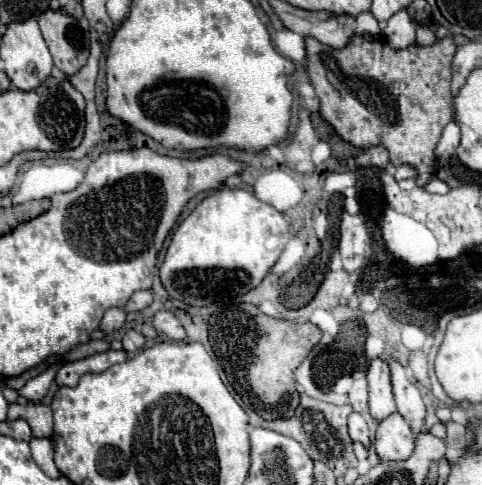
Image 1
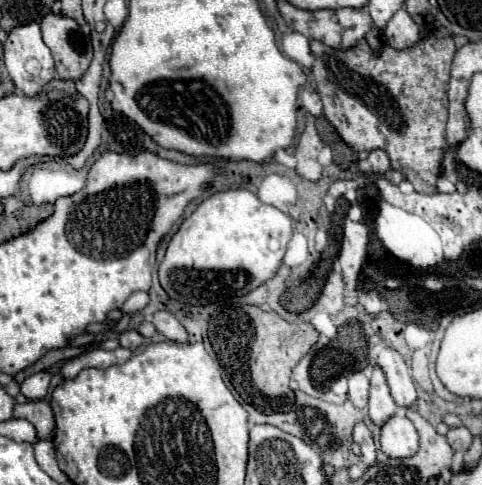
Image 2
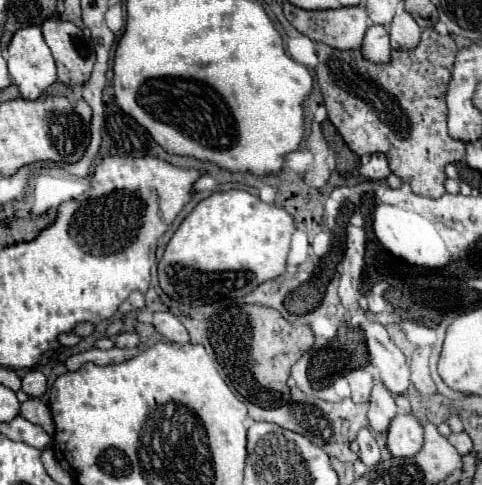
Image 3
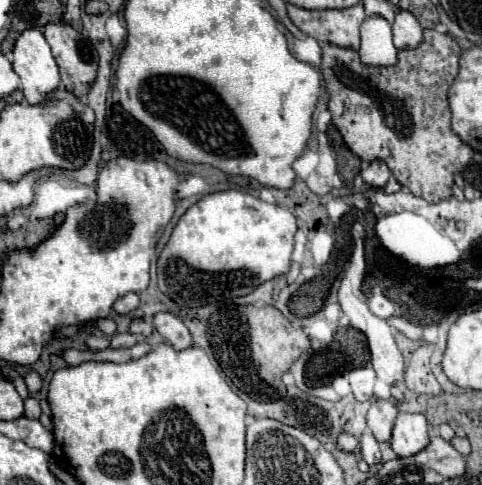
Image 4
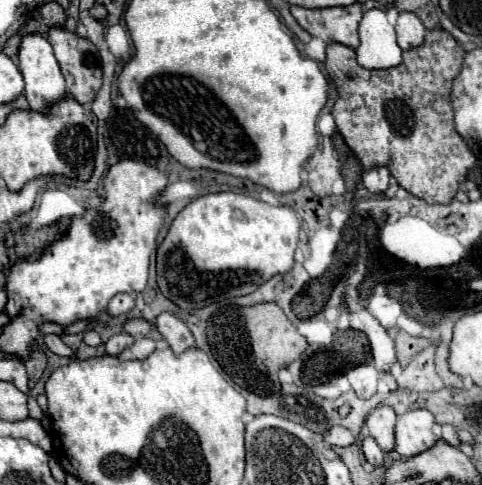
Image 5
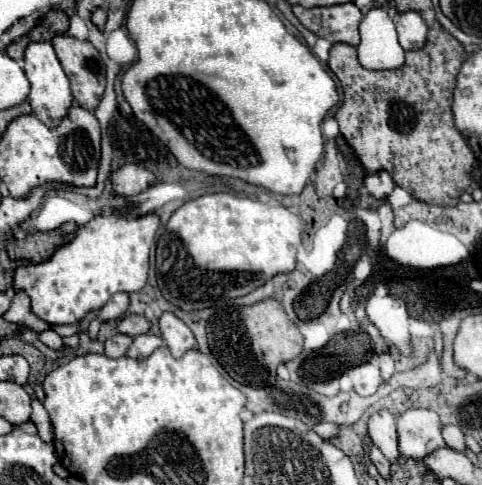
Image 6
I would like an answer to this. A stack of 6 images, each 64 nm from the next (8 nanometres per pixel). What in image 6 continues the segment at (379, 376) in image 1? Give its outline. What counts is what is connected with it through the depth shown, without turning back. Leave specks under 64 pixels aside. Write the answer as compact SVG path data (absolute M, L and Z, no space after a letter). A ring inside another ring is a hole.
M388 410L374 412L368 420L368 436L380 448L380 452L396 464L400 458L398 452L398 436L396 436L396 418Z

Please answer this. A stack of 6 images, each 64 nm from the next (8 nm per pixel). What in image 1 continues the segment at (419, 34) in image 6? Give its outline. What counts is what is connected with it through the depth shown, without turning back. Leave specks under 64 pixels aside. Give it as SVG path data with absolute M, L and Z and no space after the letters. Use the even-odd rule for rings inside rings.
M406 10L396 12L388 22L382 24L382 38L394 50L408 48L408 46L412 46L416 42L416 24L408 16Z

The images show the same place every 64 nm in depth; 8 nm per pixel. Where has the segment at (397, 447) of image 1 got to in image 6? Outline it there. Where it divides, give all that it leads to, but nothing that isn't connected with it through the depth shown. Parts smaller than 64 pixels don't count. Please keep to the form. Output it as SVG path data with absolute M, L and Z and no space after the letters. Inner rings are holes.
M406 410L398 418L400 454L422 462L434 450L444 448L440 416L434 410Z

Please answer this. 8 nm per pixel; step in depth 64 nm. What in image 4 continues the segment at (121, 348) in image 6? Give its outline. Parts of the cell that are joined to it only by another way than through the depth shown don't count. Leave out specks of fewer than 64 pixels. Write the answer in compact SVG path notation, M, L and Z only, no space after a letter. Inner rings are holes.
M126 332L126 334L114 334L114 336L110 338L110 348L130 348L130 346L134 346L136 342L138 342L136 336L130 334L130 332Z

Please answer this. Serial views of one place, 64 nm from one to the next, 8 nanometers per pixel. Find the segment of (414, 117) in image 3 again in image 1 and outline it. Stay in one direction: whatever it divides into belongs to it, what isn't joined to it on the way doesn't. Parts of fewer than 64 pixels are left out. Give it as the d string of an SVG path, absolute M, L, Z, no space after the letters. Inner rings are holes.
M354 36L346 48L330 50L326 44L306 38L308 50L308 76L312 86L320 98L320 114L326 122L334 126L342 140L350 142L356 148L372 148L382 144L390 152L390 162L394 166L408 164L418 176L416 184L424 188L436 176L436 144L448 120L452 118L452 94L450 94L450 62L456 52L456 44L450 36L436 40L432 46L408 46L404 50L394 50L382 40L364 40L362 36ZM332 82L342 82L342 92L334 88Z

